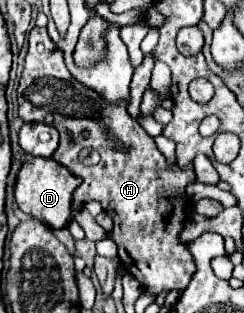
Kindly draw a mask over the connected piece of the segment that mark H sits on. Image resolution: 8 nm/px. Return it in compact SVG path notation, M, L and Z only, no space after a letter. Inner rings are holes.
M35 26L29 34L29 50L17 88L17 100L19 116L25 122L45 122L57 128L61 136L61 156L55 156L55 160L83 180L73 192L73 210L81 210L87 200L97 200L103 206L113 220L113 240L119 248L121 266L153 296L161 290L187 288L195 264L187 246L177 240L177 234L181 232L181 222L187 218L189 202L187 198L179 200L177 192L183 192L185 186L195 180L193 166L185 170L177 166L169 168L155 140L127 114L125 104L105 106L93 90L73 80L65 68L63 54L57 52L45 28ZM67 132L73 134L71 146L67 144ZM83 152L97 152L99 162L93 166L83 164ZM161 190L165 196L159 196ZM175 214L177 230L165 232L167 220Z

